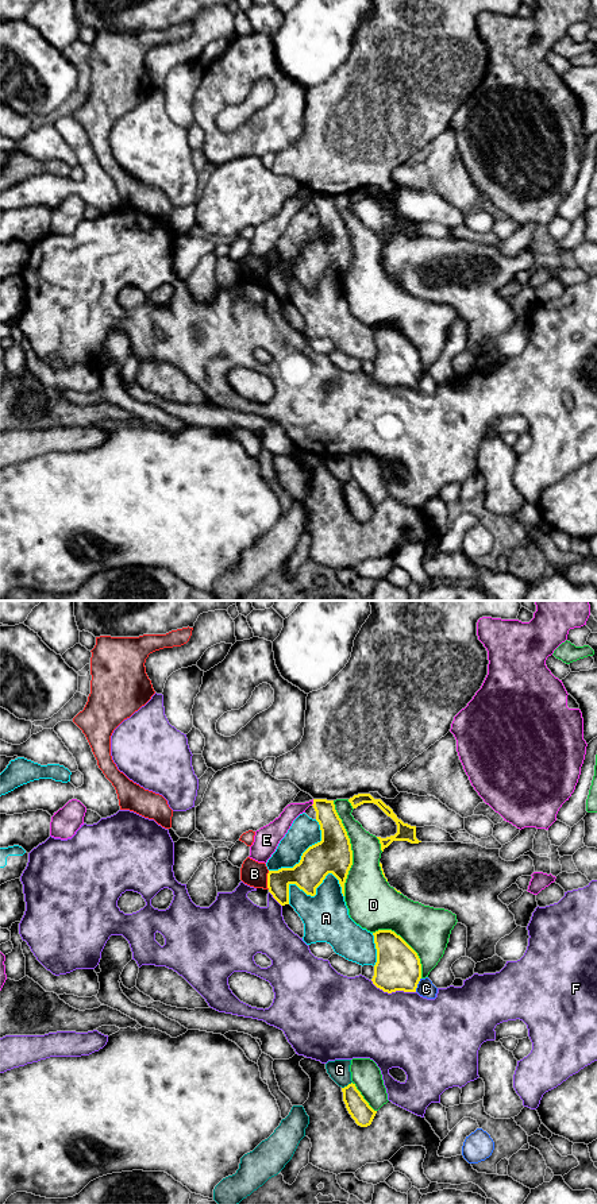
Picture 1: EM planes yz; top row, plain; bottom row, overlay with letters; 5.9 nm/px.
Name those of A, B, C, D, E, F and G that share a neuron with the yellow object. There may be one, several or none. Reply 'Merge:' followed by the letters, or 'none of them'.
Merge: none of them

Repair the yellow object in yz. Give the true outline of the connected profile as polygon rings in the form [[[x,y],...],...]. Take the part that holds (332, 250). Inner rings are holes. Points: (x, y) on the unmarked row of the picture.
[[[313,194],[312,201],[320,220],[321,236],[309,242],[293,263],[281,263],[267,269],[269,288],[281,301],[289,300],[290,279],[315,292],[316,283],[328,269],[339,275],[344,292],[344,278],[353,261],[350,234],[334,196]]]

